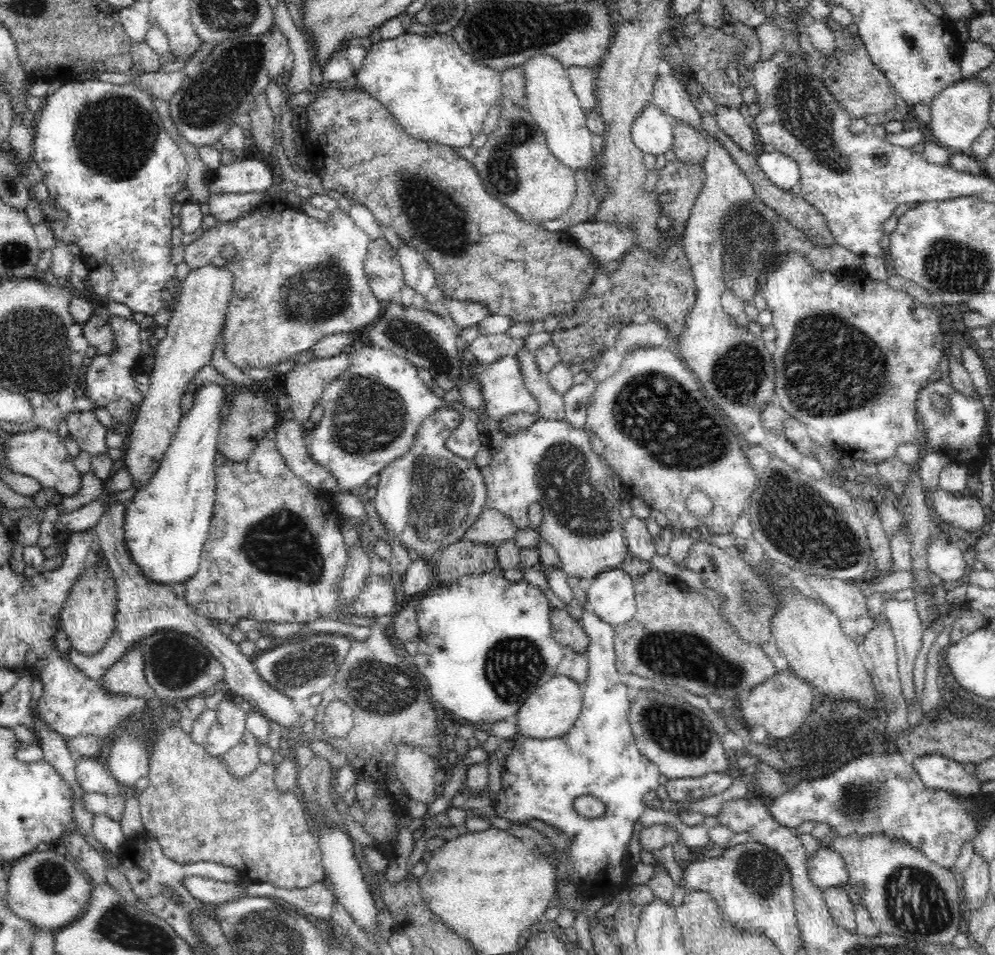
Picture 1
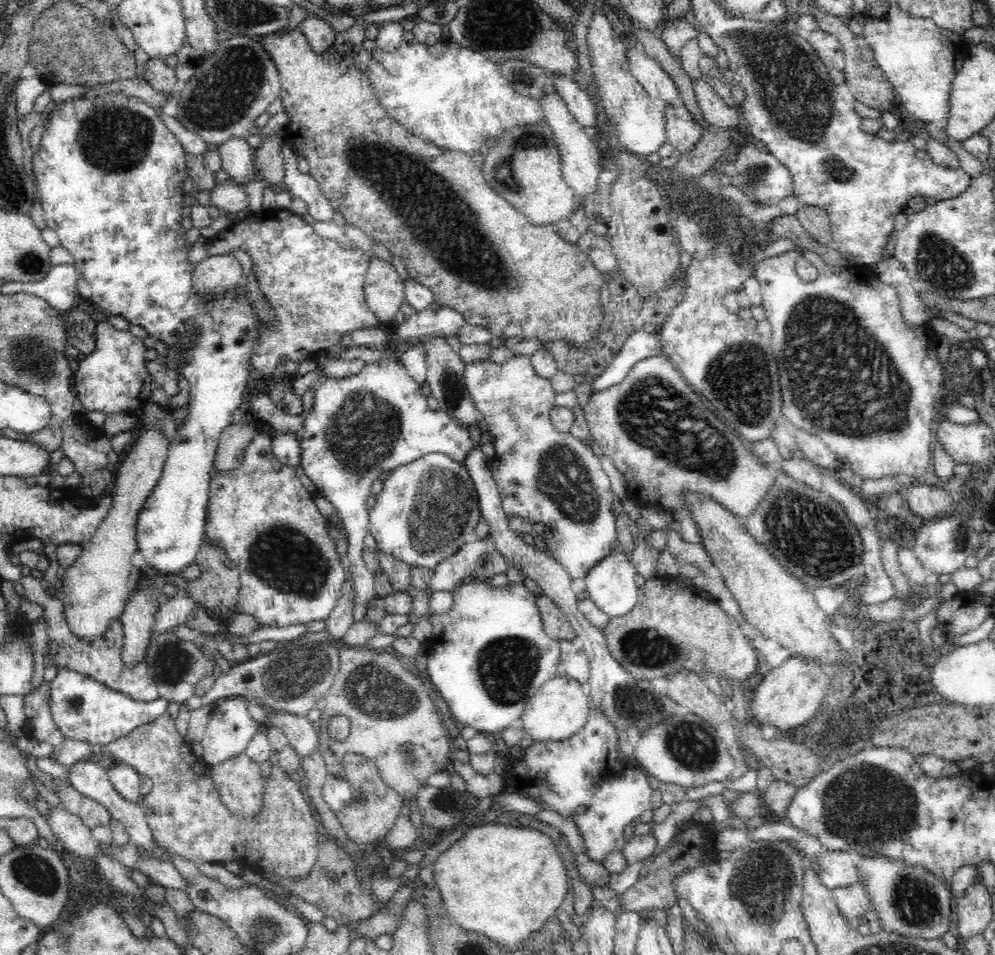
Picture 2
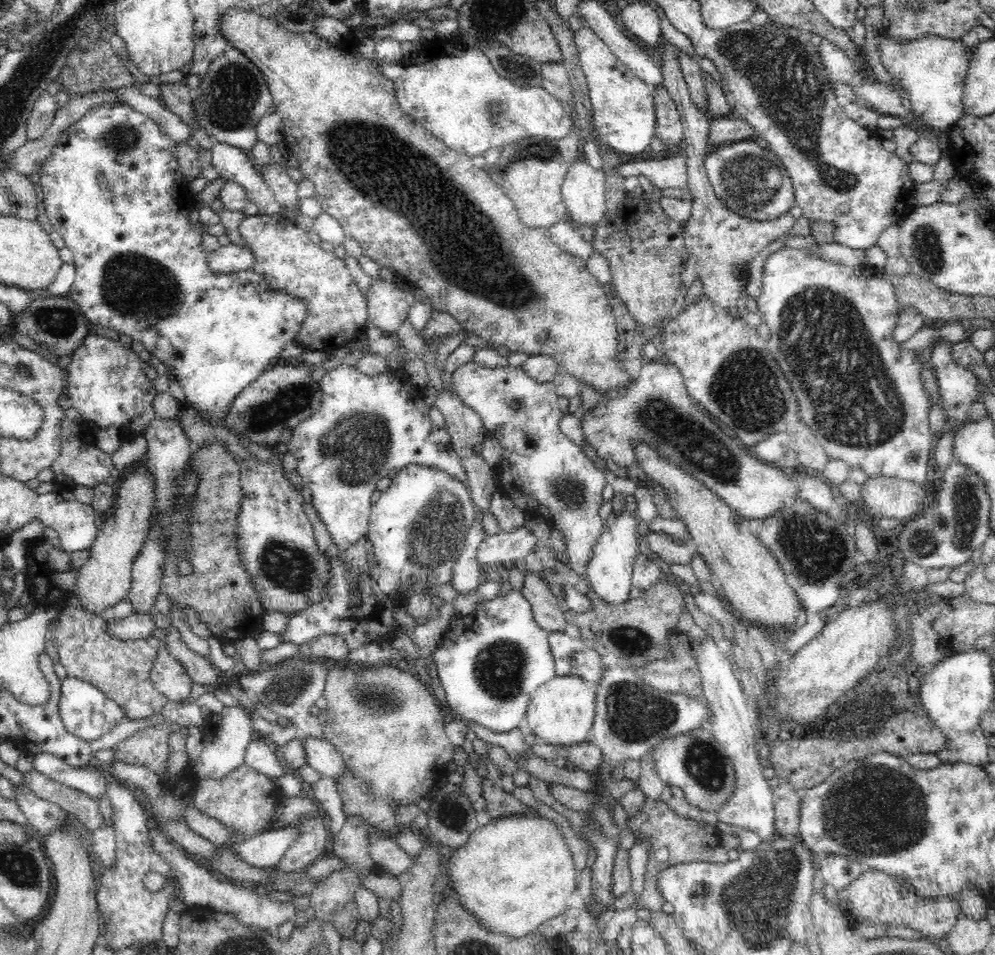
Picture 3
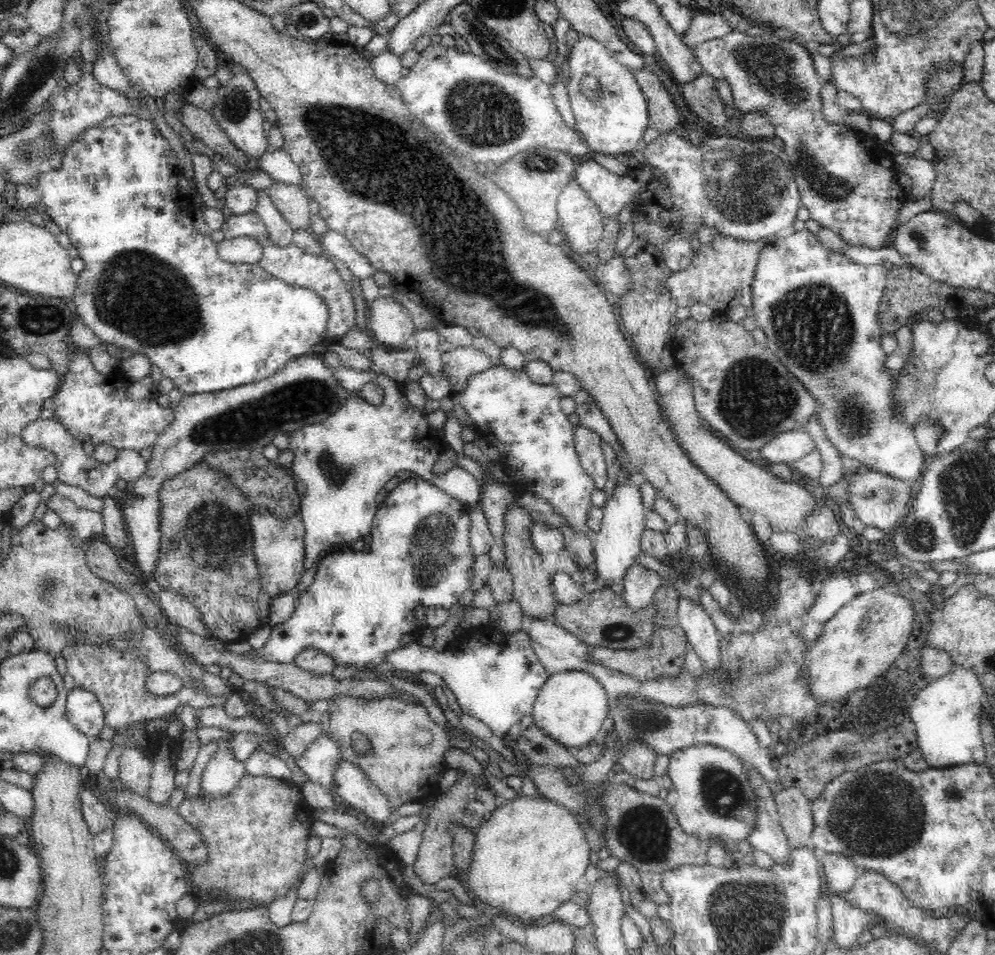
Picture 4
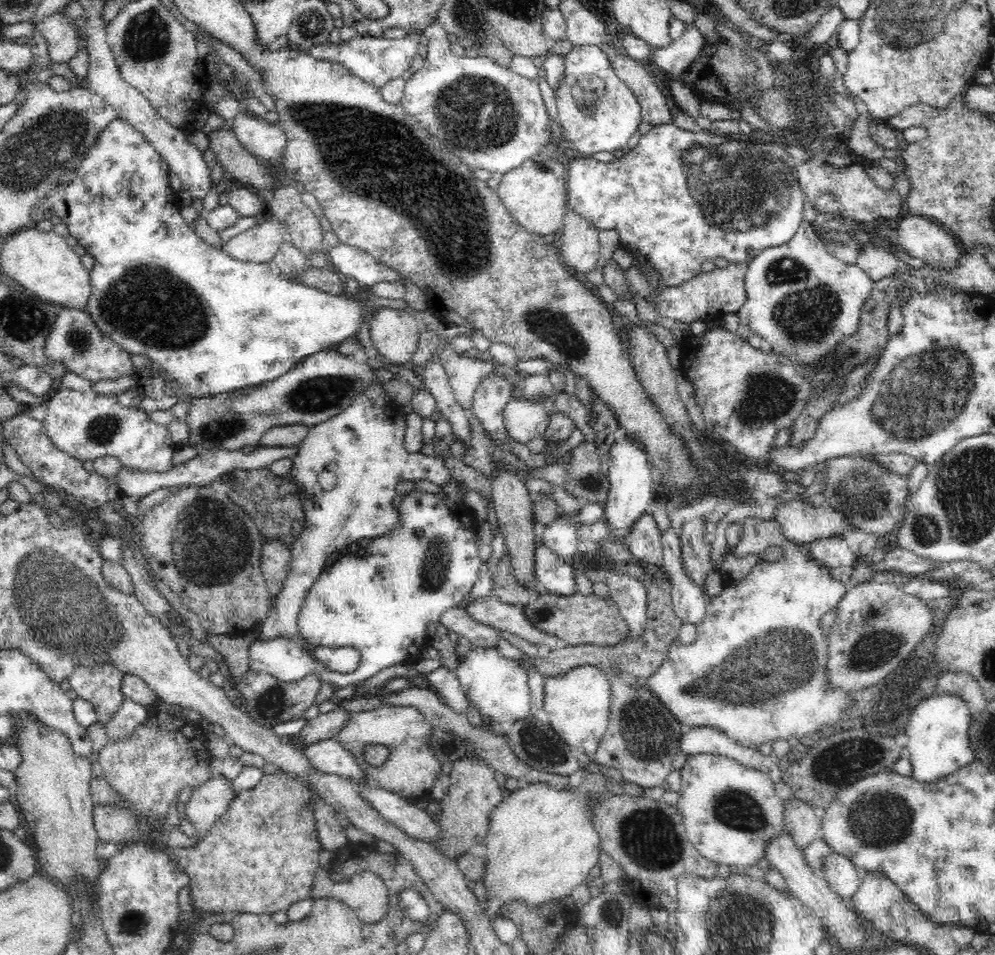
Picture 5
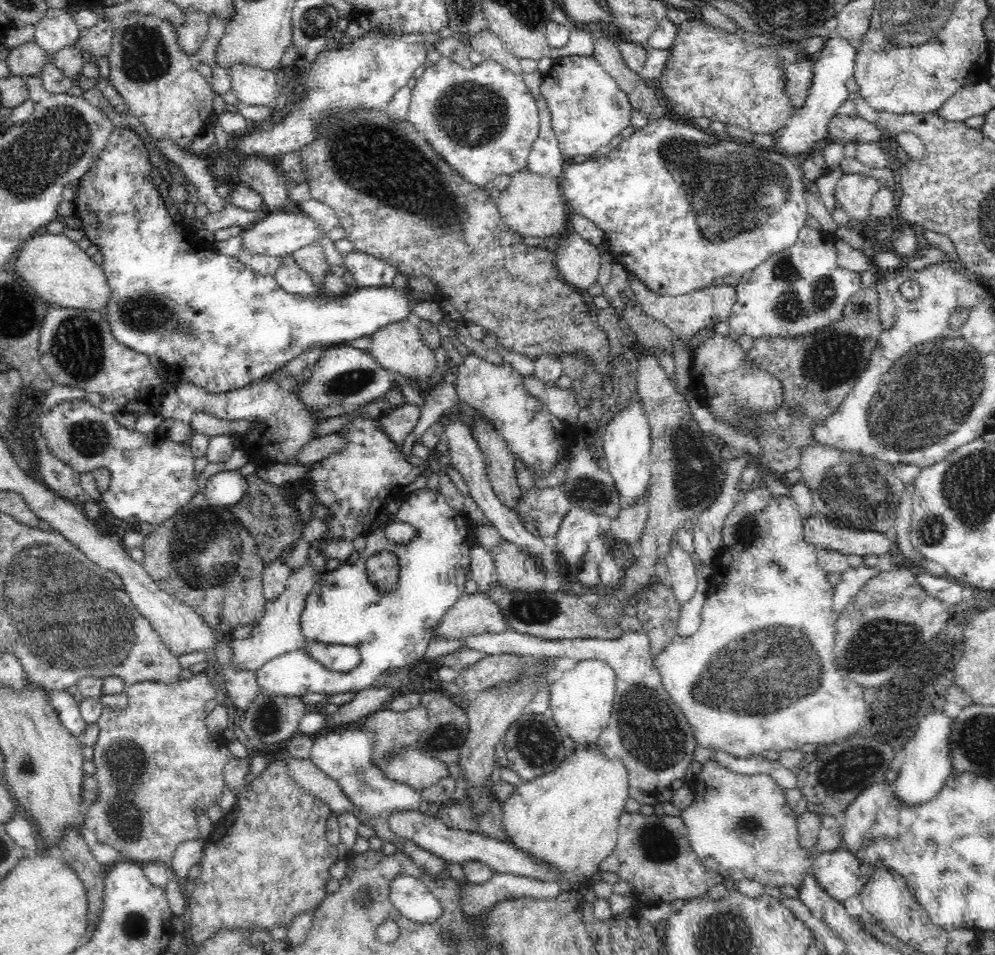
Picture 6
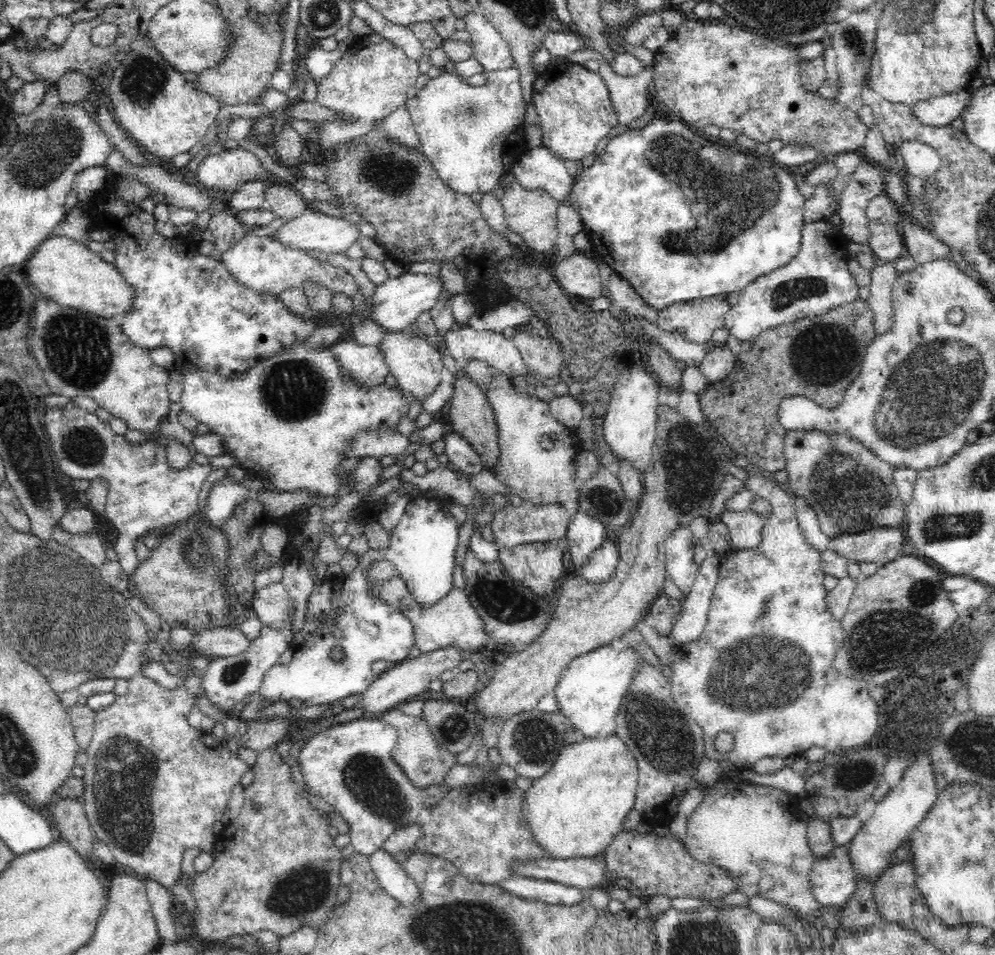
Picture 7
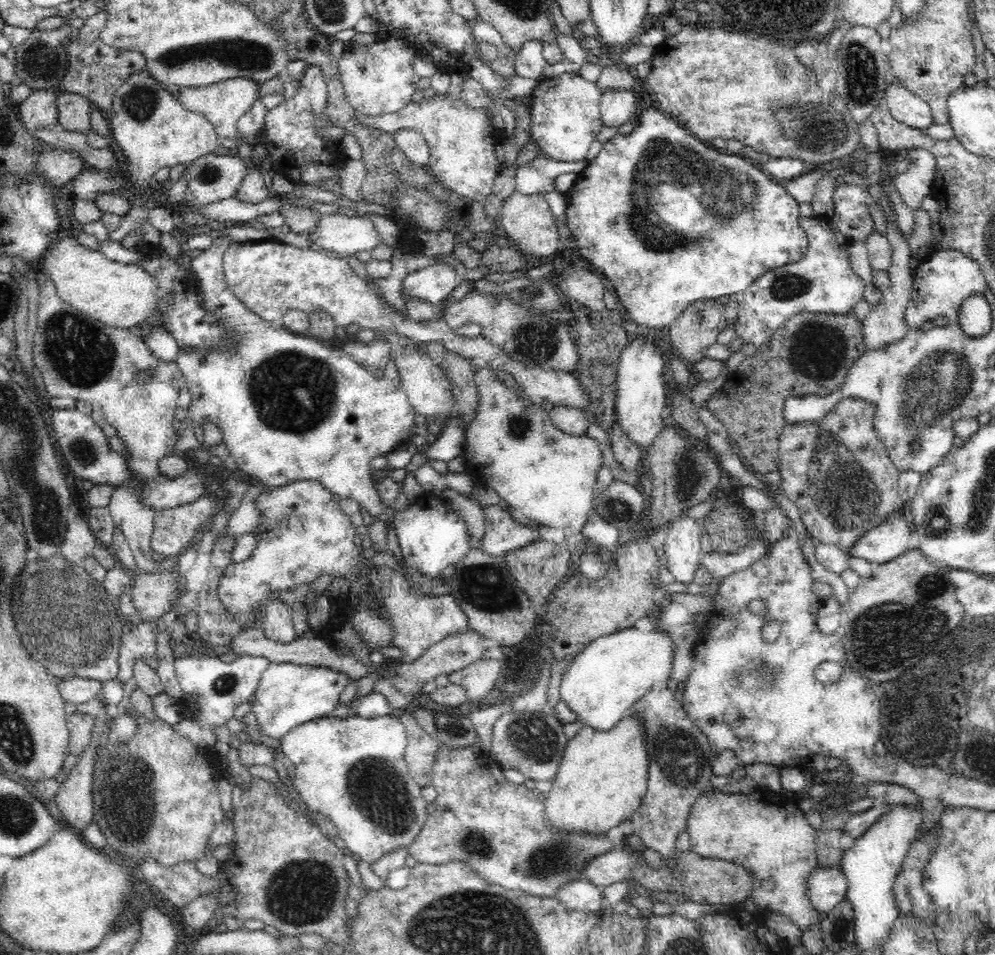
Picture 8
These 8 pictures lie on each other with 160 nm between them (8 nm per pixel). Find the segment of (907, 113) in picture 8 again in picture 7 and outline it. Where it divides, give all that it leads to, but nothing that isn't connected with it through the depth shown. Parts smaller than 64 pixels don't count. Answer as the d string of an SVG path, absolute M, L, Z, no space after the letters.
M970 90L947 94L925 101L918 101L911 106L913 116L928 126L946 126L963 113L969 105Z

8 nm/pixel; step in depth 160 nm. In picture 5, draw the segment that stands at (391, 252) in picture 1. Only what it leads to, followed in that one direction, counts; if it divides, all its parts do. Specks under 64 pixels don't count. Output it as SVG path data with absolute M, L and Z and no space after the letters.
M382 307L376 309L369 324L370 338L383 363L411 367L421 323L406 310Z

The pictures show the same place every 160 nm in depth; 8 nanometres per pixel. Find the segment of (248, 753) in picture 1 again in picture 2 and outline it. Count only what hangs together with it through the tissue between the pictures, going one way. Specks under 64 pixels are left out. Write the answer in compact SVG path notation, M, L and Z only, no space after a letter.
M245 752L210 769L219 797L232 814L254 816L262 810L265 777Z

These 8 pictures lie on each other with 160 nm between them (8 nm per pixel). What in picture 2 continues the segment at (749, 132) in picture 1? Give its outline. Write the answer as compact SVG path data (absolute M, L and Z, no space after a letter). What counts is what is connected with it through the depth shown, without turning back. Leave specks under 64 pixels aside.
M692 79L691 83L703 117L709 124L726 130L738 124L740 120L738 106L728 106L704 79Z

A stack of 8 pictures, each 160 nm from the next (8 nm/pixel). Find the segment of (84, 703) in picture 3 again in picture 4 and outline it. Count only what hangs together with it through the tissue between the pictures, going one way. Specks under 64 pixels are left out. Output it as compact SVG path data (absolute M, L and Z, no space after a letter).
M74 686L68 691L66 716L76 727L90 738L94 738L105 727L104 711L100 701L88 690Z

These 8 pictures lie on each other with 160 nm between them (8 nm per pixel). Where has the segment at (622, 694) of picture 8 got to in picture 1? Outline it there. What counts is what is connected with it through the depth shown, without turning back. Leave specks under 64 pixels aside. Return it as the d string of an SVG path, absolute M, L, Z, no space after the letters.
M553 676L539 686L518 709L515 717L518 734L526 738L546 740L566 734L582 712L583 685L569 676Z

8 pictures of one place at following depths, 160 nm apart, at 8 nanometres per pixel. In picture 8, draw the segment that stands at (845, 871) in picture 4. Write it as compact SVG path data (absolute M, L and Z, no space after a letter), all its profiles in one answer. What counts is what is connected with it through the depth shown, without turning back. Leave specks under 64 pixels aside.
M838 866L830 869L818 867L810 874L807 888L809 901L824 918L845 899L846 877Z

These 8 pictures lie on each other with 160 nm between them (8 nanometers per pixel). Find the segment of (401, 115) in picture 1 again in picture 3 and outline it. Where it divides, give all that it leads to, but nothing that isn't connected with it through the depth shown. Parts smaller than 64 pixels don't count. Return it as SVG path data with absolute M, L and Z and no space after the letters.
M474 48L456 50L452 52L452 56L431 56L422 64L413 62L412 66L406 66L404 74L395 80L394 90L400 109L416 126L423 126L448 148L472 158L484 157L488 148L501 149L520 139L537 137L538 140L560 140L566 138L574 126L569 111L564 110L564 105L553 94L542 86L523 87L502 78L488 57Z

